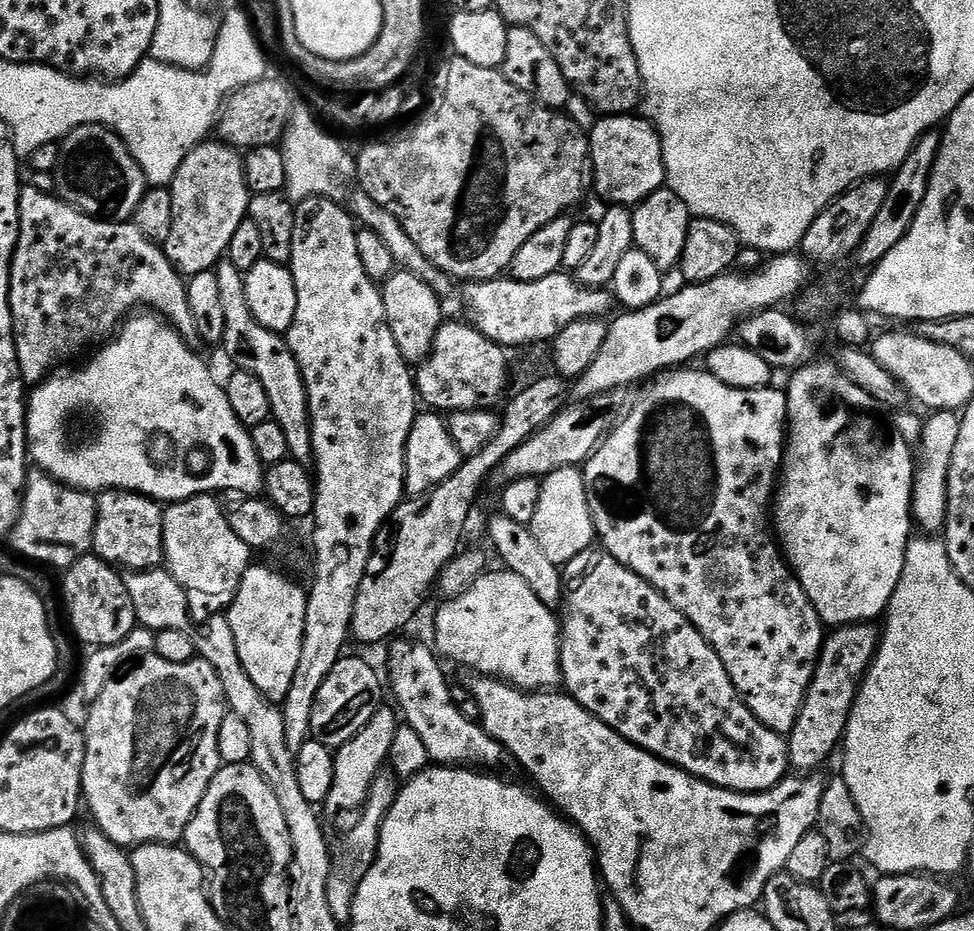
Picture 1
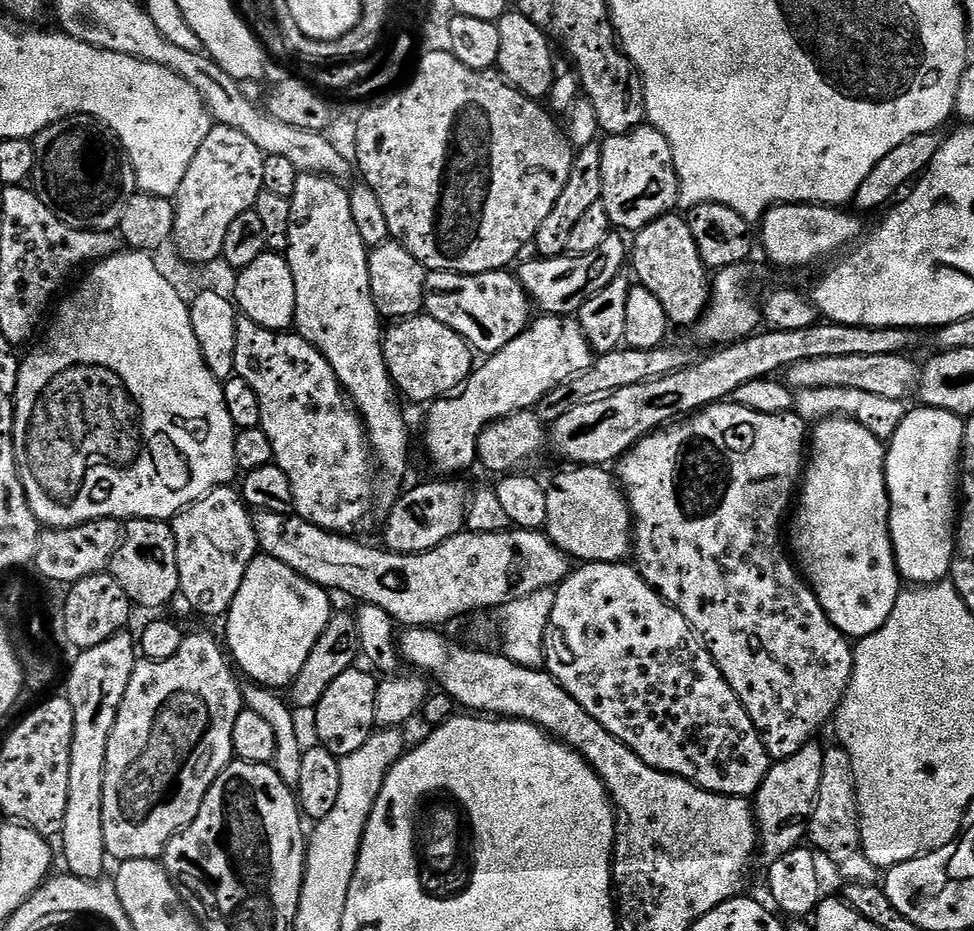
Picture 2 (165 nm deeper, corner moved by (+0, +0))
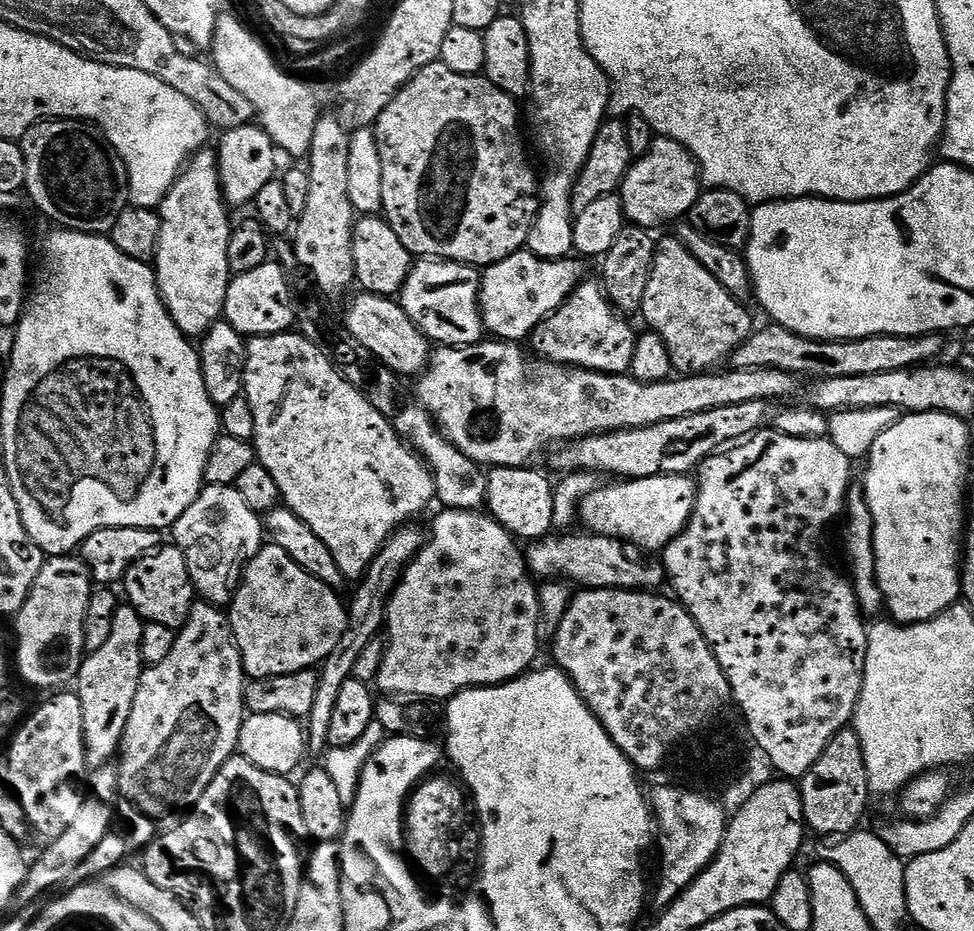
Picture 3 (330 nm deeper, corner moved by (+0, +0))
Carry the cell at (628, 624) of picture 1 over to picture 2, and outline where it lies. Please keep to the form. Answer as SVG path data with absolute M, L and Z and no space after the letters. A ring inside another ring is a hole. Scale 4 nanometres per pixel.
M628 562L581 563L554 591L554 610L544 639L546 671L576 699L578 706L634 750L646 766L691 780L707 792L755 797L770 767L768 751L738 694L718 670L707 644L683 614L663 600Z

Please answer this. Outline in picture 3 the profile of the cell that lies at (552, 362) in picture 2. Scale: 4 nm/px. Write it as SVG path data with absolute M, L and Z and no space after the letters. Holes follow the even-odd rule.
M588 278L572 291L572 297L553 316L547 316L532 331L531 351L553 364L567 364L591 372L622 376L632 371L638 335L637 329L632 329L624 320L627 319L608 301L603 283L596 281L595 284L592 278Z

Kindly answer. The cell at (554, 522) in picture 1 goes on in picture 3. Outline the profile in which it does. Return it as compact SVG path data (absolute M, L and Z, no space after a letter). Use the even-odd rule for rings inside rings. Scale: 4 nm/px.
M691 475L682 476L651 476L634 480L625 479L623 482L614 482L618 484L608 484L598 486L592 492L589 492L580 502L579 519L584 520L584 524L589 533L598 536L613 536L640 549L645 554L663 553L674 538L678 536L690 522L692 511L696 505L697 481Z

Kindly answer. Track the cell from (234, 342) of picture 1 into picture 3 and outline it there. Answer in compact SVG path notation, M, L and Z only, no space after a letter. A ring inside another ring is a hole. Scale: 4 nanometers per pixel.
M289 330L277 336L253 336L247 346L242 394L254 410L257 461L278 482L281 501L326 542L345 581L359 581L393 532L415 521L416 515L436 500L432 470L401 440L388 419L374 410L368 397L342 375L319 344Z

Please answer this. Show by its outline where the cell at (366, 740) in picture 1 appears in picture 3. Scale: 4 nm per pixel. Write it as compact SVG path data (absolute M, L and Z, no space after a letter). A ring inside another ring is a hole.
M449 508L441 511L441 513L441 516L433 522L432 532L430 528L430 535L425 539L420 553L404 569L404 574L400 577L400 582L396 585L394 594L388 603L386 651L380 672L374 681L375 687L377 689L380 687L379 691L384 694L394 696L414 694L415 696L424 696L433 702L444 702L460 692L465 692L468 688L482 688L489 684L505 684L507 680L514 680L518 676L523 676L537 663L537 661L535 662L536 655L540 652L540 640L542 641L540 589L532 573L528 571L528 561L516 537L509 534L490 514L485 514L480 510L467 512L466 510Z

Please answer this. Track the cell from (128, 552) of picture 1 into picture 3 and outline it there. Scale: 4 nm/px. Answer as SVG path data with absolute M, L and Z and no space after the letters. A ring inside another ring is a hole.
M161 546L147 552L130 566L122 581L122 589L127 603L149 624L161 624L174 629L181 629L192 612L192 605L197 599L196 587L188 573L188 563L182 550L175 546Z

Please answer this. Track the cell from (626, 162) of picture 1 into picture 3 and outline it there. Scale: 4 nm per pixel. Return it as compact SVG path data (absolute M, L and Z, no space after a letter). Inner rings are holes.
M656 136L648 153L633 159L624 181L620 183L618 195L629 225L656 230L659 224L664 224L667 220L676 222L687 217L701 191L700 166L690 150L670 138Z

